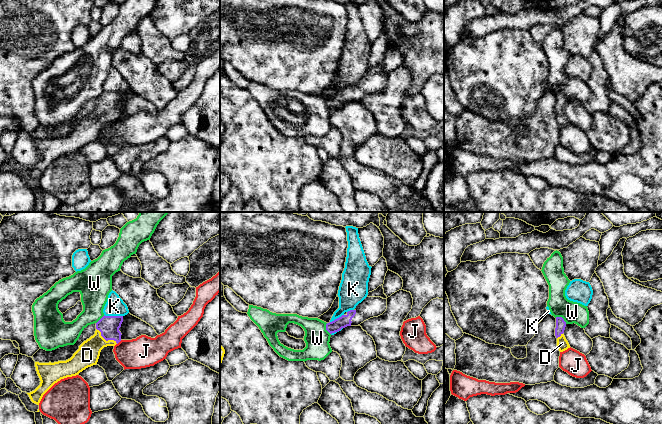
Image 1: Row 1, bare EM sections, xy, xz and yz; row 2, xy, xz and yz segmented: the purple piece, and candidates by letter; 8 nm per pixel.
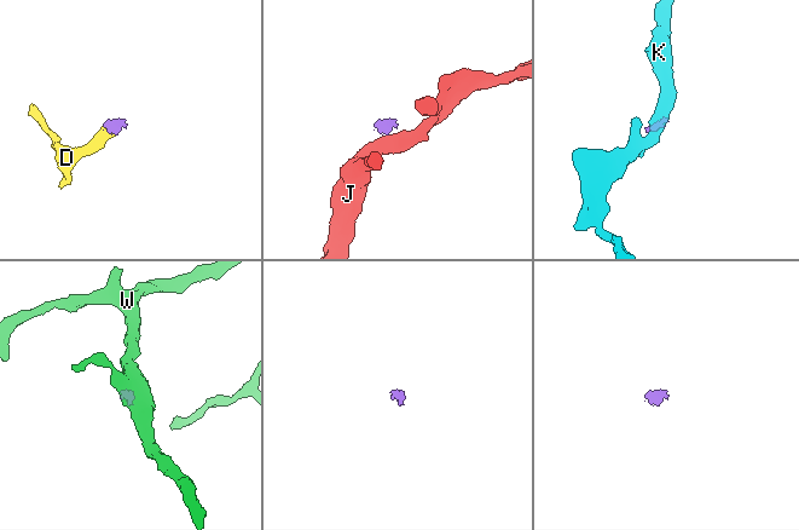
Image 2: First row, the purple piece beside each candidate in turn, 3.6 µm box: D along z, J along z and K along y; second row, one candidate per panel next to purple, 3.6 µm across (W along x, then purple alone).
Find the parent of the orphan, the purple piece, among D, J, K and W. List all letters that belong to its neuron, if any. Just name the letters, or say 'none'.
D

